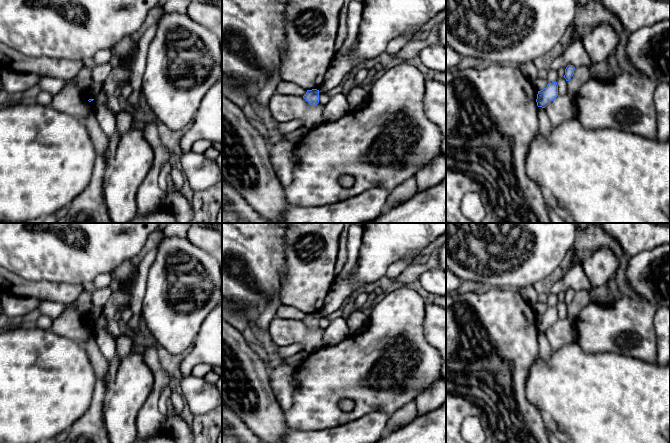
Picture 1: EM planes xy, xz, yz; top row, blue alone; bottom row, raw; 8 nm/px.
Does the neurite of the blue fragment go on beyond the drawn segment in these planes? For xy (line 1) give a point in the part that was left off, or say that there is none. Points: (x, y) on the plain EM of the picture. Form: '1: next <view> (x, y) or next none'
1: next none

